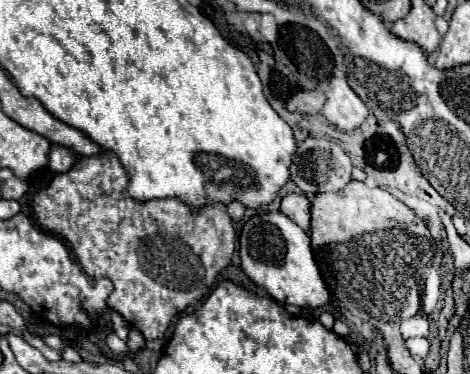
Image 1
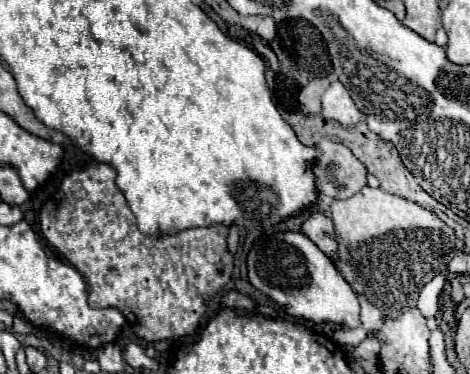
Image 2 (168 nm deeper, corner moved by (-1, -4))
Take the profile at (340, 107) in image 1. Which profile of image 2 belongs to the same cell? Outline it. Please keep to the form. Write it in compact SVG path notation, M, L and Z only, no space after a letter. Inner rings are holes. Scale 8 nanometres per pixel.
M332 82L322 96L322 116L340 122L344 128L352 128L362 120L362 112L356 108L350 92L342 82Z

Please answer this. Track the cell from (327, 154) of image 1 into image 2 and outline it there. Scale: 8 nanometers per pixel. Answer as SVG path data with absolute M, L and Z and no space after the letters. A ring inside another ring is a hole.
M322 138L318 142L322 154L312 164L316 190L332 198L350 198L366 184L366 168L340 142Z

